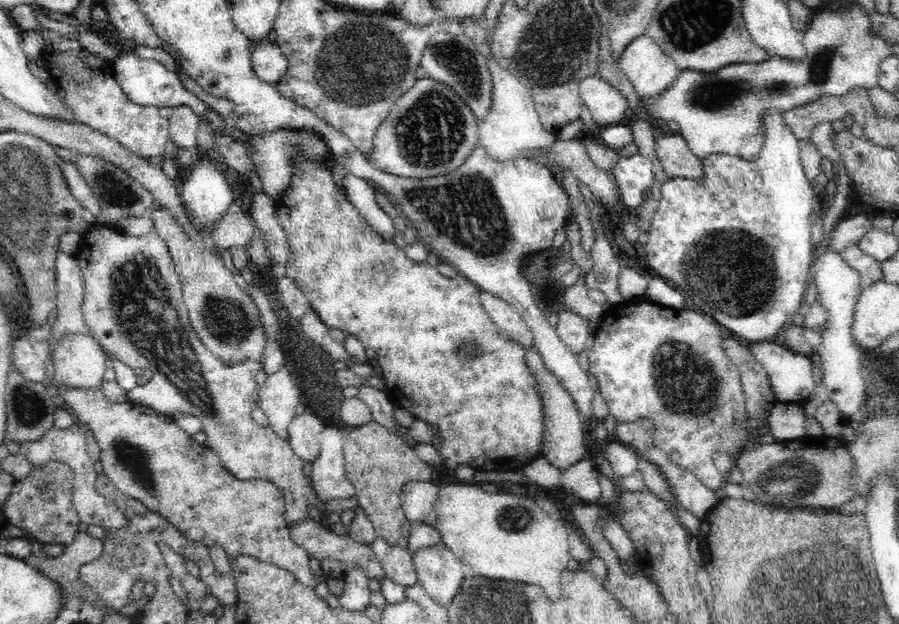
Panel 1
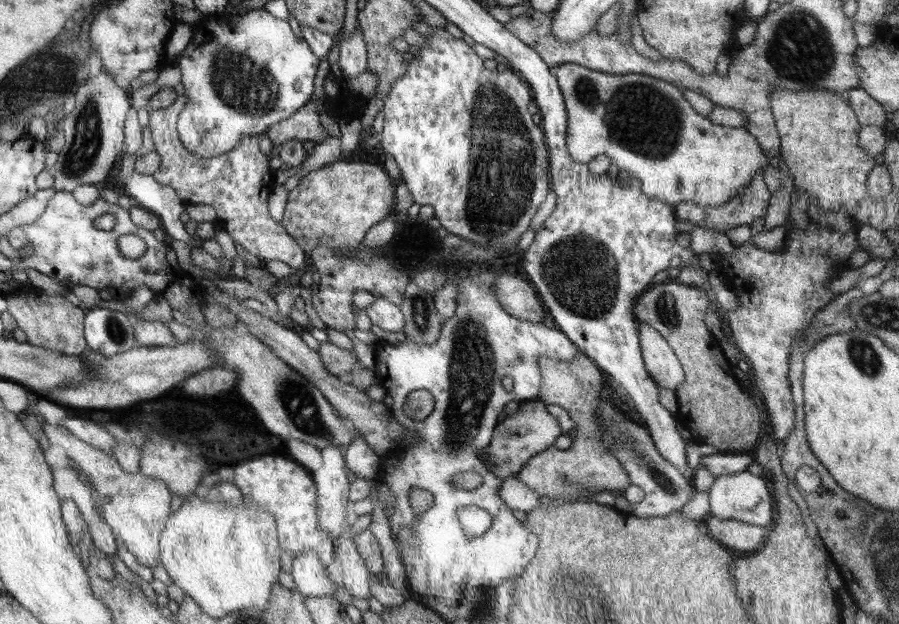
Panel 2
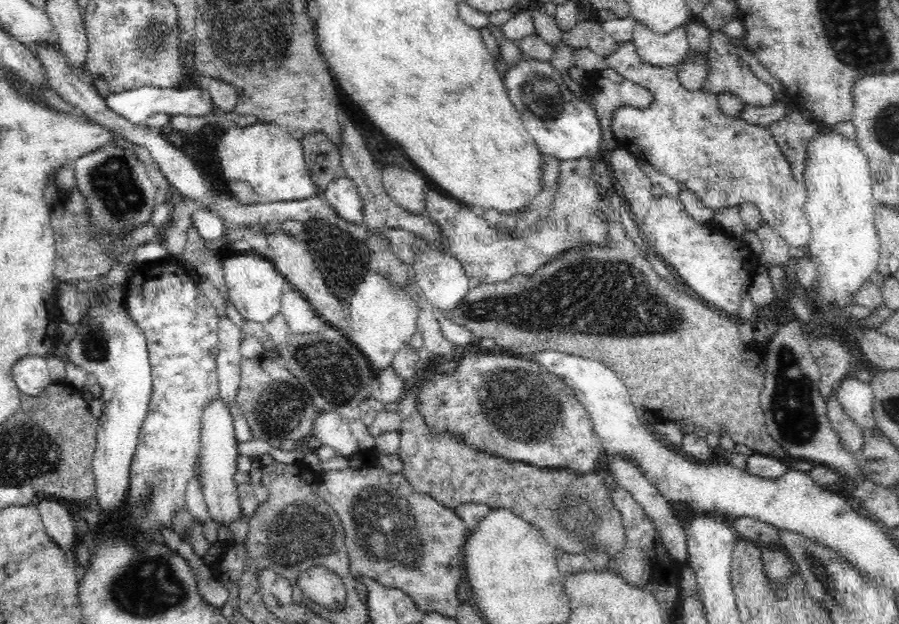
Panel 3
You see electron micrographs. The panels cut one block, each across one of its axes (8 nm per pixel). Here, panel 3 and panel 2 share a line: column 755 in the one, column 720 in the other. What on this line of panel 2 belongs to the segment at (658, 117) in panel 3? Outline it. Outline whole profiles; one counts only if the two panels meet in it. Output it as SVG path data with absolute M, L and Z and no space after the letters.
M561 64L557 68L551 68L551 72L565 102L565 144L569 156L581 164L587 164L599 156L607 156L611 164L615 164L619 170L627 170L631 178L639 180L641 192L651 200L661 200L673 208L687 202L697 206L721 206L743 192L743 186L751 180L751 176L755 176L761 166L771 164L761 152L759 142L745 128L729 128L707 120L691 108L681 88L673 84L641 74L603 74L579 64Z

